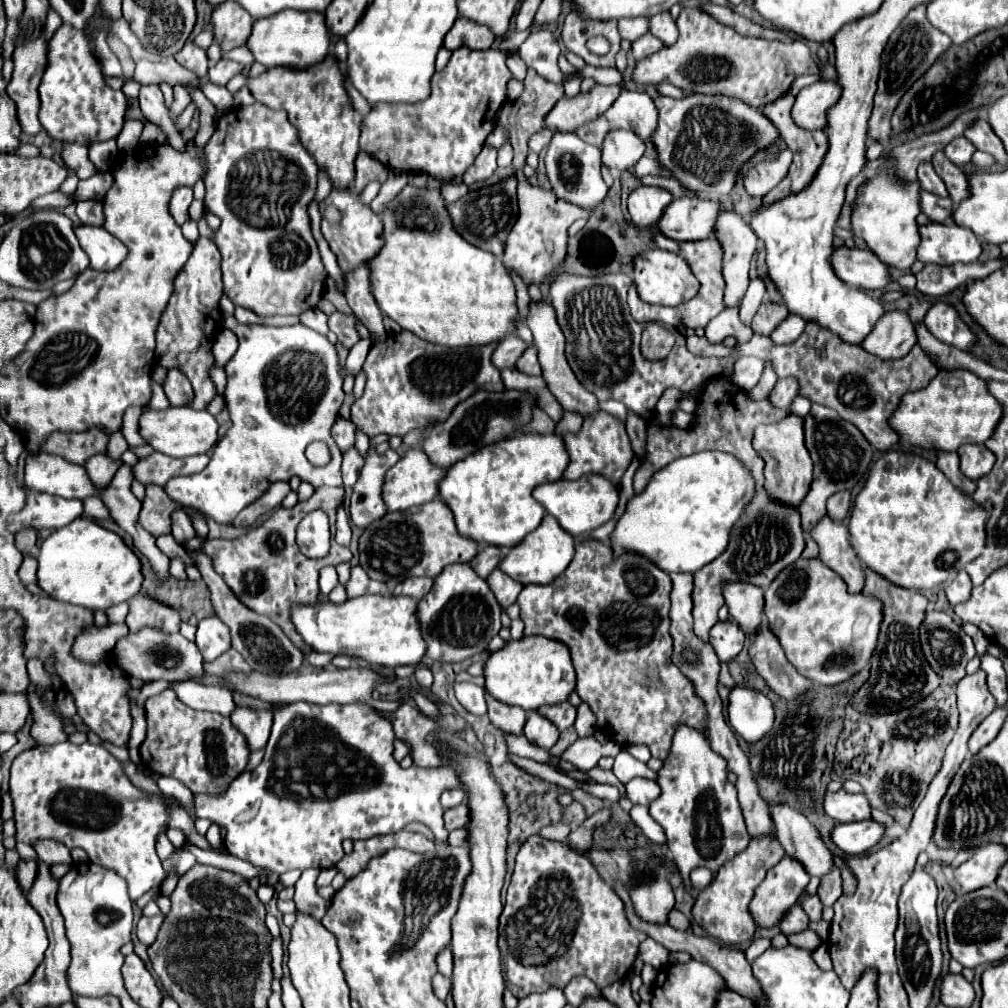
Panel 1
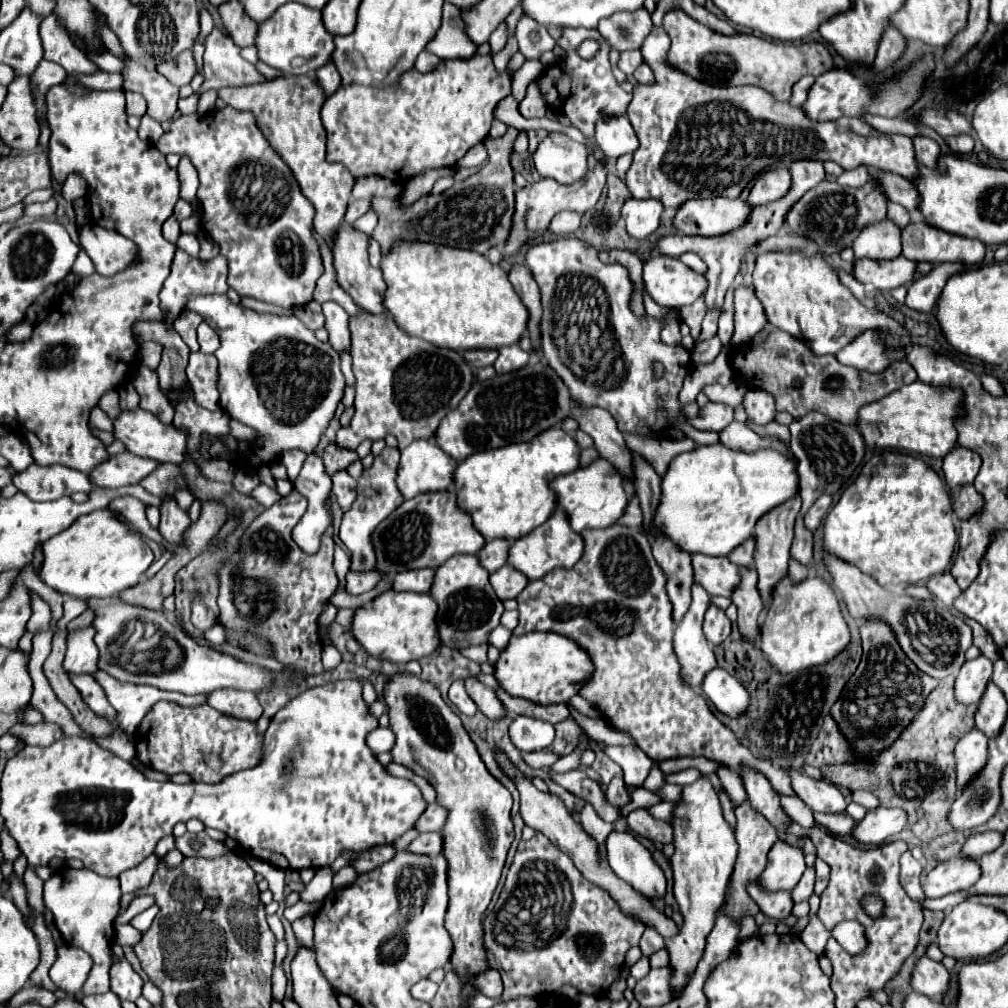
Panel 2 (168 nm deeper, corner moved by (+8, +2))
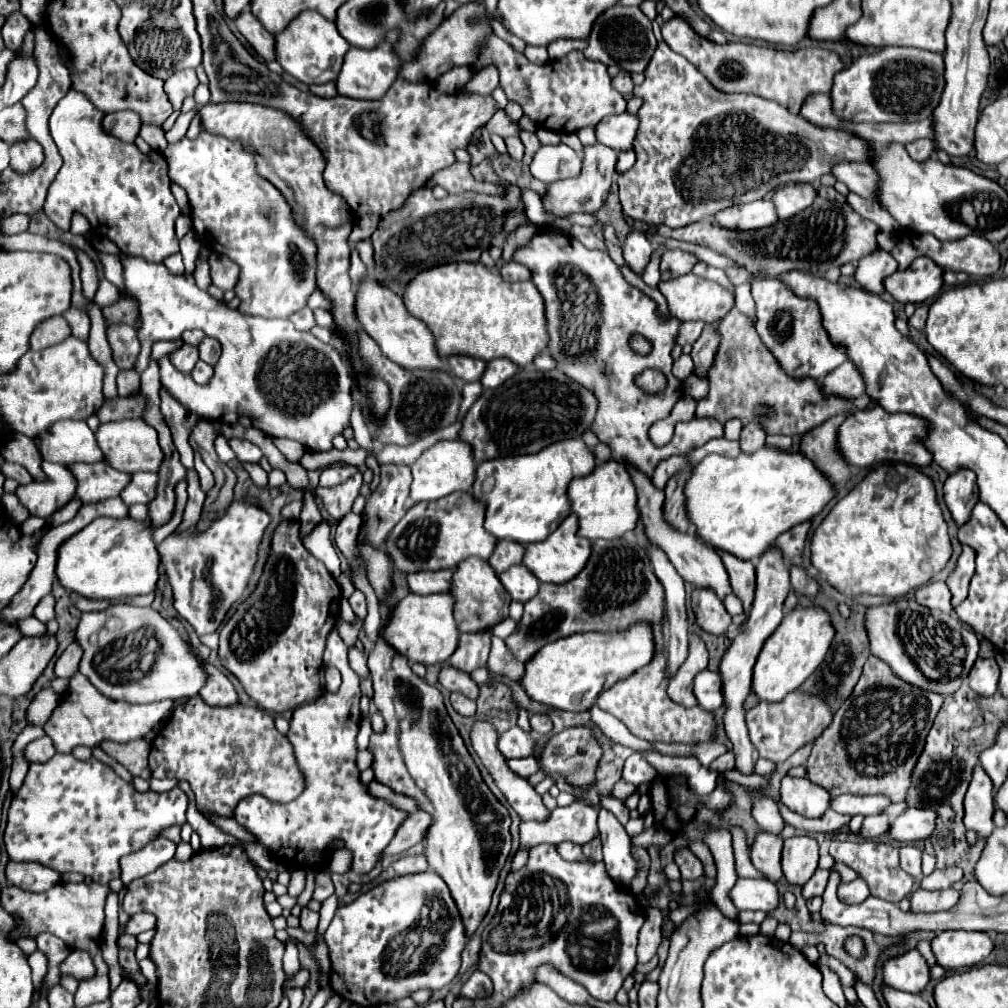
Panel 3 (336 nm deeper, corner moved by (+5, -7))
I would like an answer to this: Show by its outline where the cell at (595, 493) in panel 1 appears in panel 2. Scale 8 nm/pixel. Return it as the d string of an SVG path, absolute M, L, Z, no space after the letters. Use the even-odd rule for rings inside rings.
M598 459L590 467L560 475L548 487L552 487L552 491L556 493L558 507L564 509L570 521L570 527L576 533L584 529L610 527L624 513L624 507L628 503L628 495L622 487L622 477L616 471L616 467L612 467L612 463L608 463L606 459Z

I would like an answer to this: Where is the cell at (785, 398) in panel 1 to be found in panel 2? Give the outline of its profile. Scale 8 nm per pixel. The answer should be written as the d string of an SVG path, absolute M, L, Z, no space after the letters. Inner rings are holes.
M748 389L748 393L744 395L744 407L746 407L748 419L752 419L758 425L766 425L776 415L776 399L772 399L768 391Z

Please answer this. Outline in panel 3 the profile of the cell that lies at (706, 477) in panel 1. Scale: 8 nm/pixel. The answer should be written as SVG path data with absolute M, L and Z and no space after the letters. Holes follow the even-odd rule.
M765 446L751 456L747 454L741 454L737 458L725 458L719 454L707 456L703 462L695 466L693 476L685 486L685 496L687 496L689 520L695 524L697 536L705 544L731 552L741 560L751 560L767 552L779 534L787 532L795 524L815 518L835 496L835 486L801 452L781 452Z

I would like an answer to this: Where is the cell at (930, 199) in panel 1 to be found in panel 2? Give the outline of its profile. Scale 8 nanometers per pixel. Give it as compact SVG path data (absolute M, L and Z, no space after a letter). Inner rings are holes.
M876 171L874 177L880 181L888 201L900 203L902 207L906 207L910 213L918 213L920 207L920 193L916 191L916 185L896 173L888 173L888 171Z

